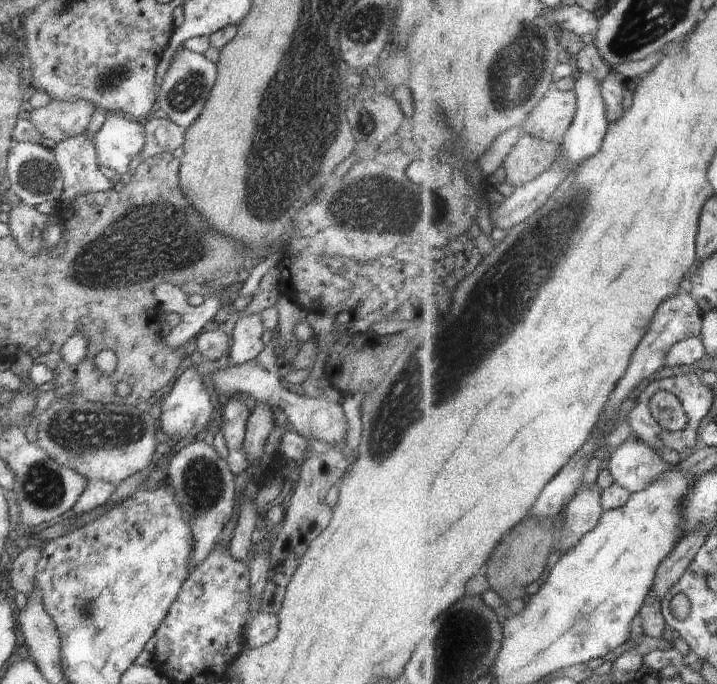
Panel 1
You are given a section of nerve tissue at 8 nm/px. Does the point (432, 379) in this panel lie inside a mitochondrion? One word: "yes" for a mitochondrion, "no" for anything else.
yes

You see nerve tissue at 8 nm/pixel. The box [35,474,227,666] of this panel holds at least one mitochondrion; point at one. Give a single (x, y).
(84, 608)

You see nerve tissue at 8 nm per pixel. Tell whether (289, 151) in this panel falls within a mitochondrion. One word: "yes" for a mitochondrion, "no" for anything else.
yes

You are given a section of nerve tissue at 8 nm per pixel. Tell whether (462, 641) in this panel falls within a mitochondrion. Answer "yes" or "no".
yes

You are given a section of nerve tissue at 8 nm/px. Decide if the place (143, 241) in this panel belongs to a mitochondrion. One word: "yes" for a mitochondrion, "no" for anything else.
yes

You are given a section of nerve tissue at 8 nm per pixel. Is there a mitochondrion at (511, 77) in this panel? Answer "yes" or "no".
yes

